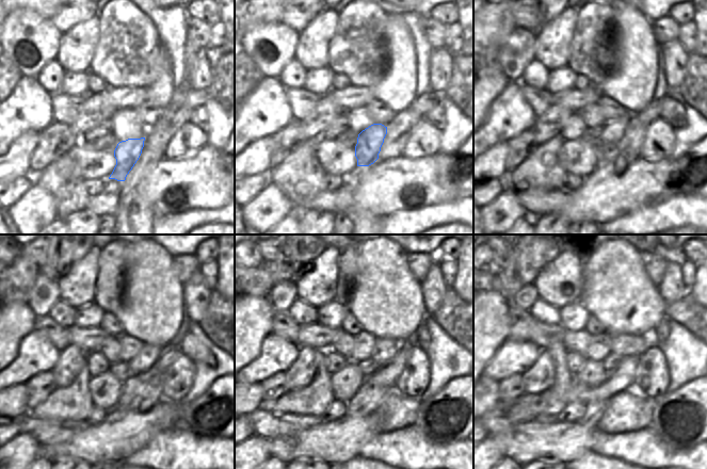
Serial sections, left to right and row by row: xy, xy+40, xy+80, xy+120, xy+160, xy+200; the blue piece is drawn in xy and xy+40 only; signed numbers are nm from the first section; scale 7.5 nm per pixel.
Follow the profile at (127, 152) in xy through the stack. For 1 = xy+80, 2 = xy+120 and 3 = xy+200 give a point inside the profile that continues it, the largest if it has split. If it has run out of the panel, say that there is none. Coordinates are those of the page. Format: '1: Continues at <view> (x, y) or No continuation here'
1: Continues at xy+80 (612, 131)
2: Continues at xy+120 (147, 356)
3: Continues at xy+200 (624, 345).

